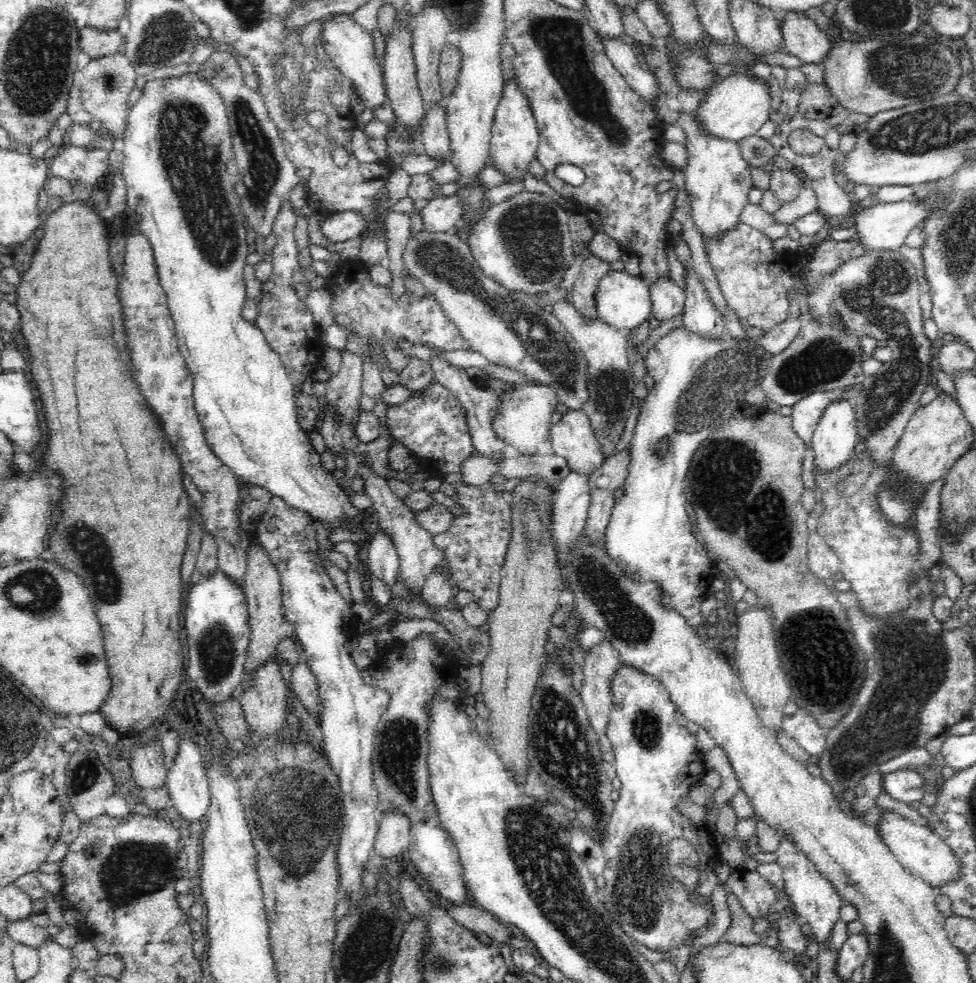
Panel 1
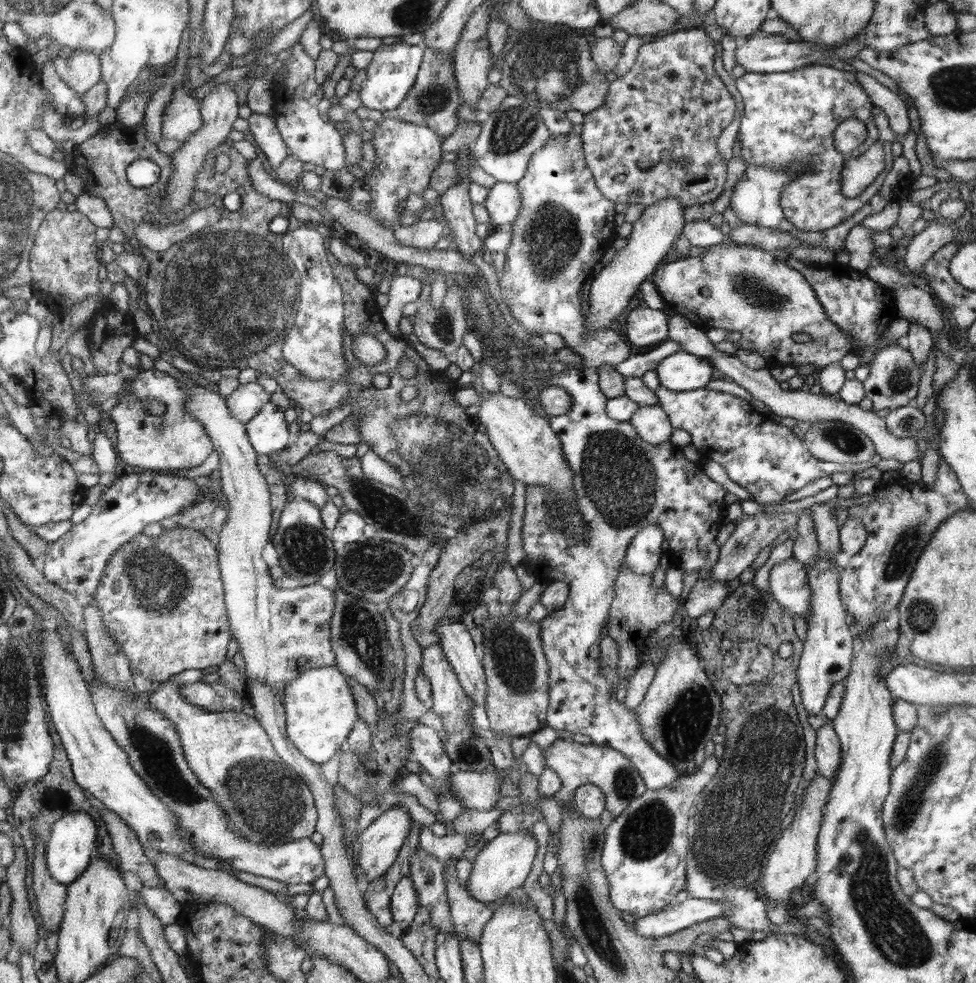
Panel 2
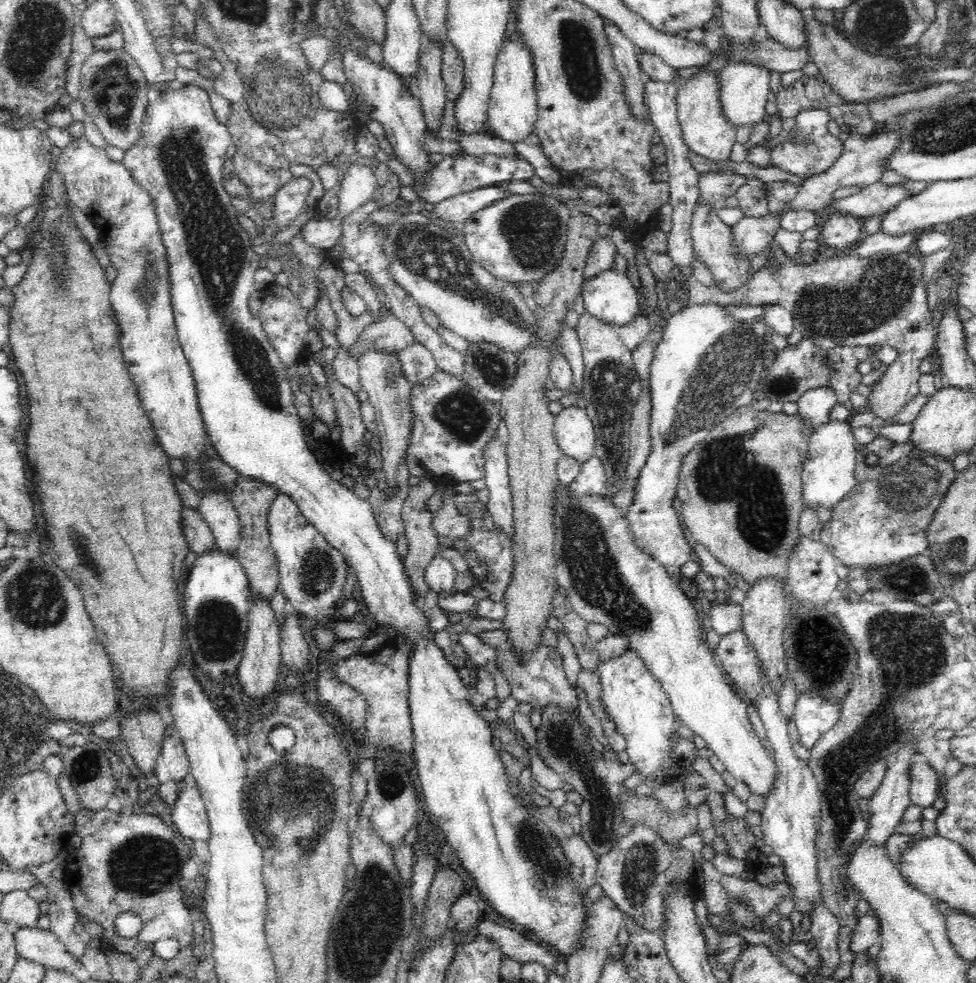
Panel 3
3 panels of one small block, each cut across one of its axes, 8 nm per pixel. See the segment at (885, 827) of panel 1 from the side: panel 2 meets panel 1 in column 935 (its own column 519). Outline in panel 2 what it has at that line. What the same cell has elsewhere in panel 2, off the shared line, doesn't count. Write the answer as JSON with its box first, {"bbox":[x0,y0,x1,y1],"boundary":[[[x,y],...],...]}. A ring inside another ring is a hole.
{"bbox":[466,834,538,904],"boundary":[[[499,834],[484,846],[474,858],[471,874],[466,882],[470,896],[489,904],[507,896],[510,891],[520,888],[526,882],[532,863],[536,858],[538,842],[533,834]]]}

